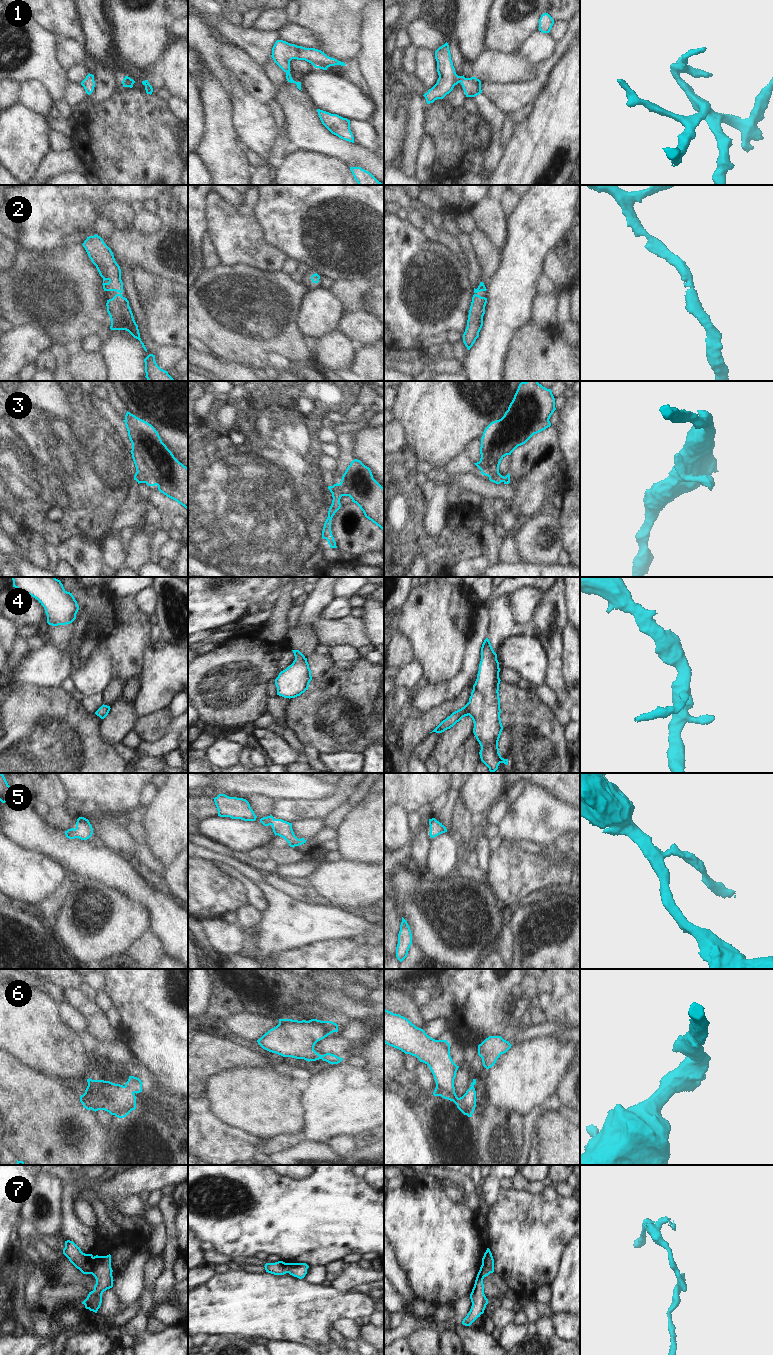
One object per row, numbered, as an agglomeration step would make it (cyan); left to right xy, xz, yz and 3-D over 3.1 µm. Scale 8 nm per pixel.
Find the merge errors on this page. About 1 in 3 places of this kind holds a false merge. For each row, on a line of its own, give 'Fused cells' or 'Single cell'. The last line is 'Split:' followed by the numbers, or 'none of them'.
1: Single cell
2: Single cell
3: Fused cells
4: Single cell
5: Single cell
6: Single cell
7: Fused cells
Split: 3, 7

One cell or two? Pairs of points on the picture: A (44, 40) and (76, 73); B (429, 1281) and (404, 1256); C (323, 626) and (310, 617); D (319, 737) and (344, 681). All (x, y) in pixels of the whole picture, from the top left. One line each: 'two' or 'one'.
A: two
B: one
C: two
D: one

